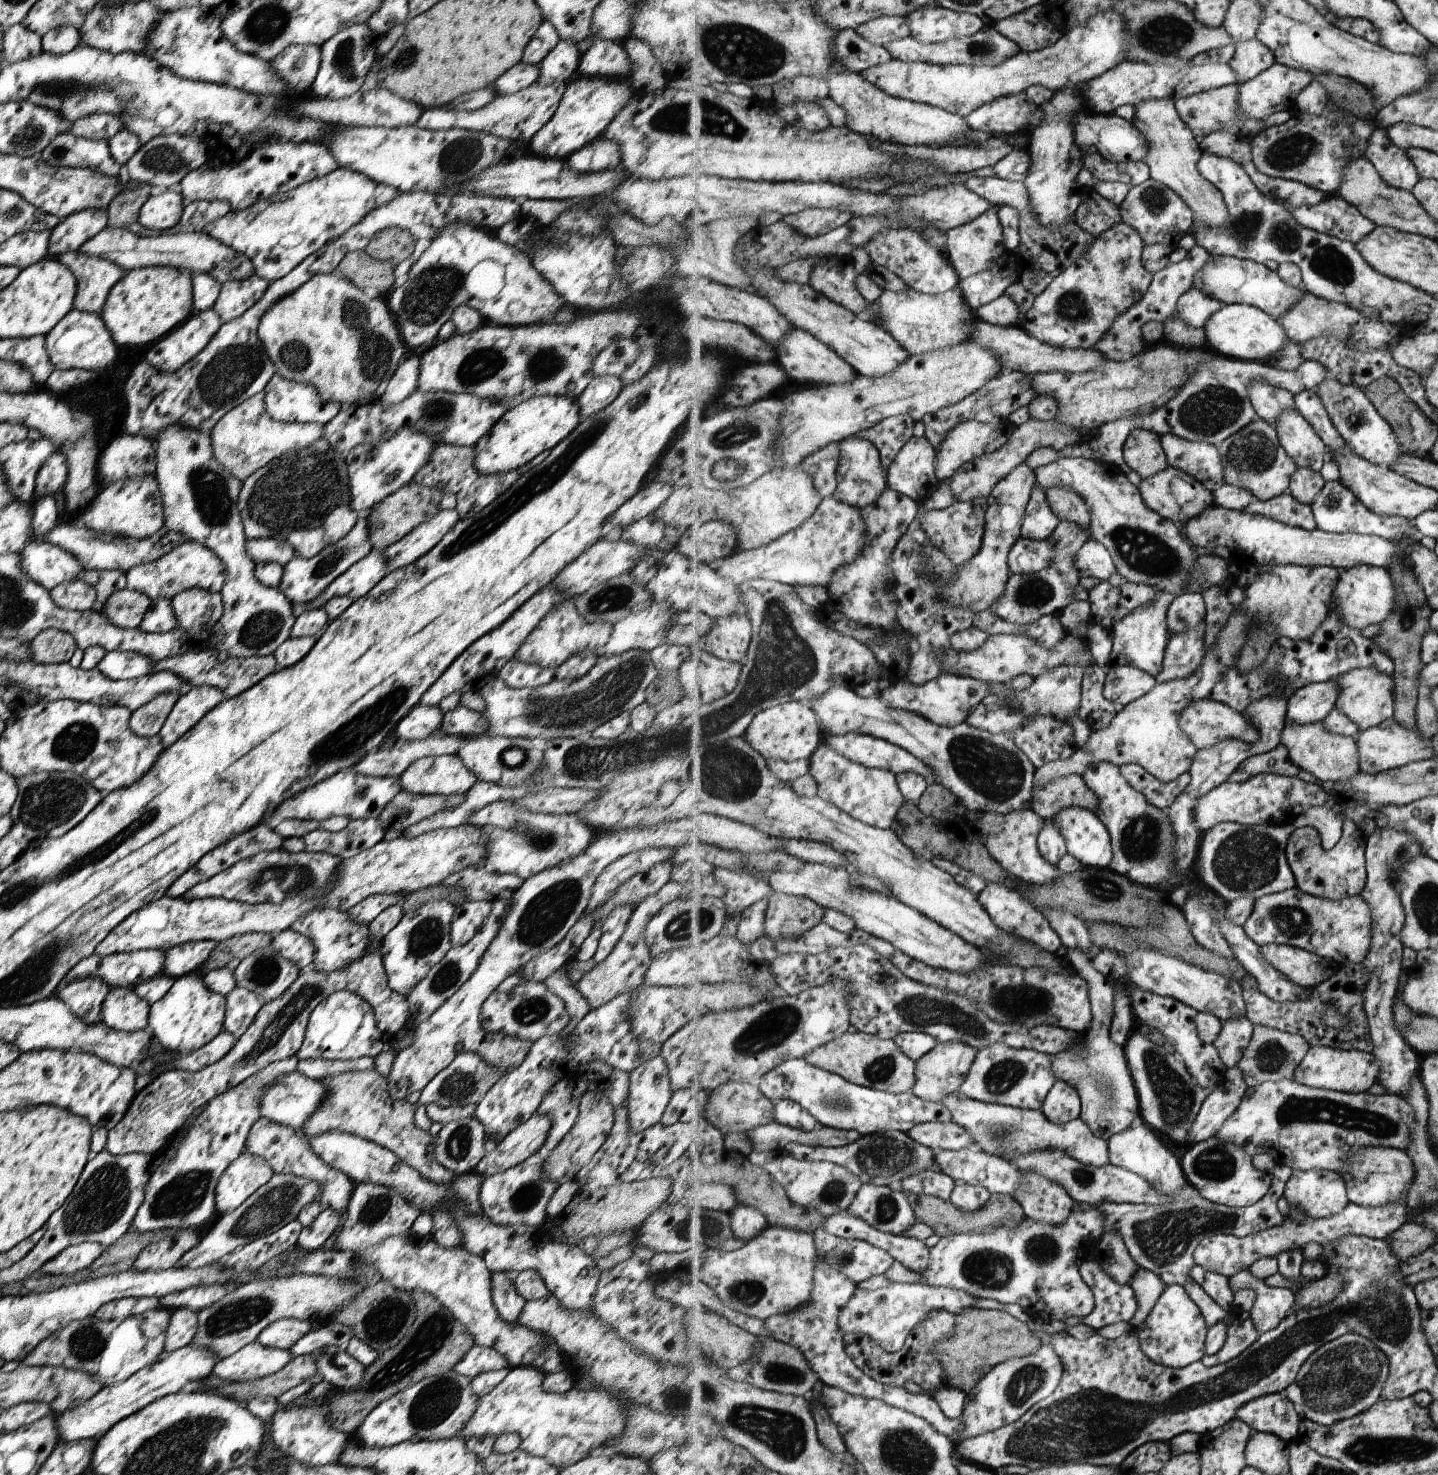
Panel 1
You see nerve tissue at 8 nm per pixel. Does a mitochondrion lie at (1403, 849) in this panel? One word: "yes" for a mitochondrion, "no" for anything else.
yes

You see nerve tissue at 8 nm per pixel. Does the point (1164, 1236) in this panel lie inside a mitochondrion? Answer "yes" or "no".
yes

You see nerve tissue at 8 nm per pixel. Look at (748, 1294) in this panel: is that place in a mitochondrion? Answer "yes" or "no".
yes

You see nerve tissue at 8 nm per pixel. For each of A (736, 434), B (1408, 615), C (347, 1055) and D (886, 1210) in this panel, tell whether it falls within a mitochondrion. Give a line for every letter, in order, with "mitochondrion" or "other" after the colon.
A: mitochondrion
B: mitochondrion
C: other
D: mitochondrion

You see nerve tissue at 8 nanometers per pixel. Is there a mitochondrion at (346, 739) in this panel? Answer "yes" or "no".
yes

